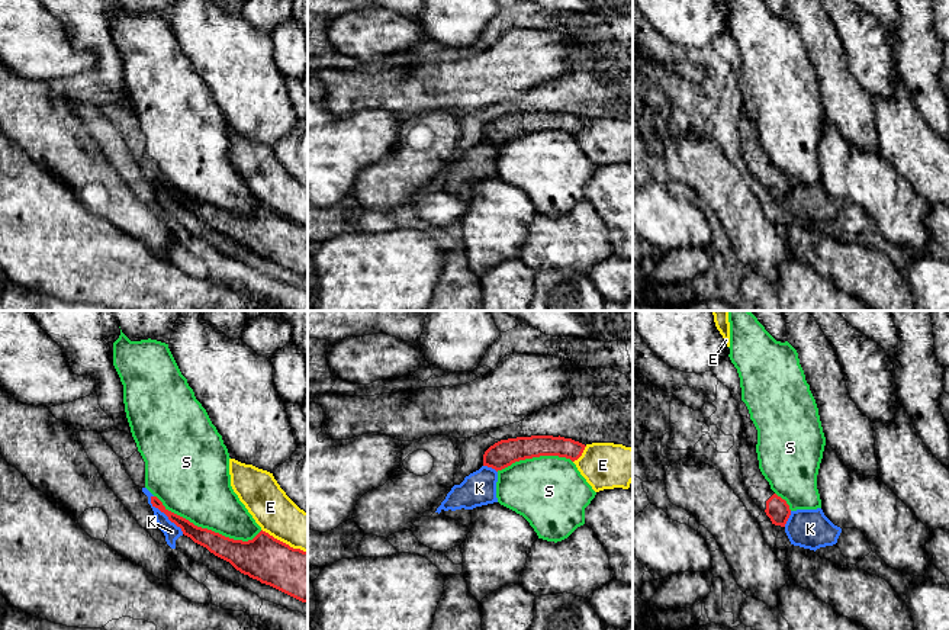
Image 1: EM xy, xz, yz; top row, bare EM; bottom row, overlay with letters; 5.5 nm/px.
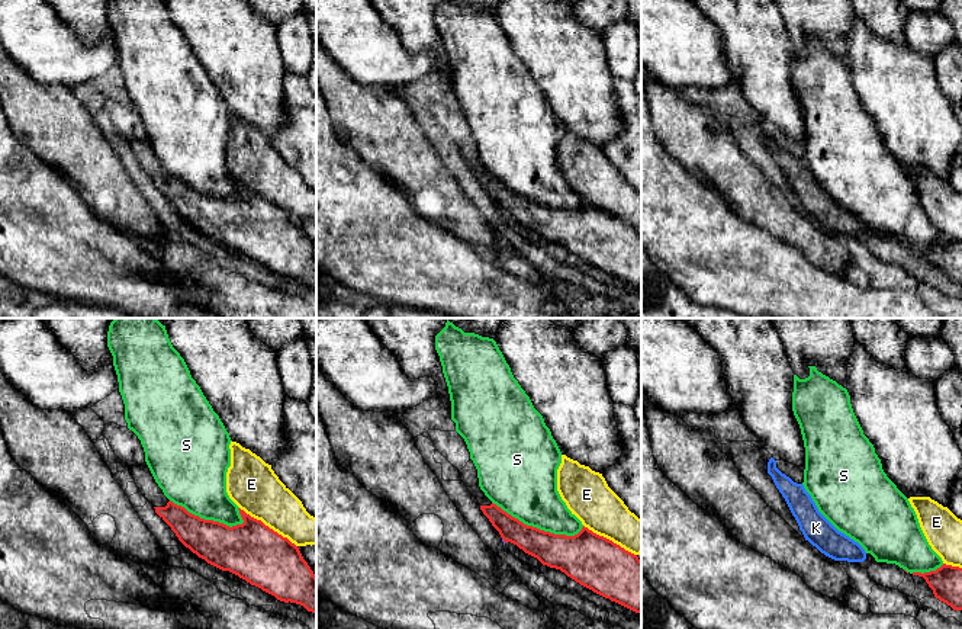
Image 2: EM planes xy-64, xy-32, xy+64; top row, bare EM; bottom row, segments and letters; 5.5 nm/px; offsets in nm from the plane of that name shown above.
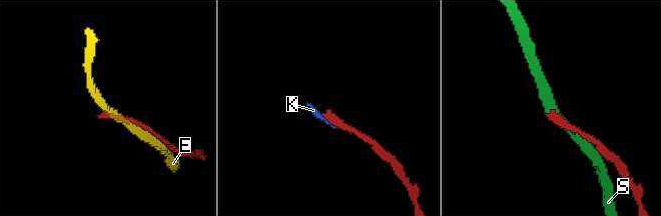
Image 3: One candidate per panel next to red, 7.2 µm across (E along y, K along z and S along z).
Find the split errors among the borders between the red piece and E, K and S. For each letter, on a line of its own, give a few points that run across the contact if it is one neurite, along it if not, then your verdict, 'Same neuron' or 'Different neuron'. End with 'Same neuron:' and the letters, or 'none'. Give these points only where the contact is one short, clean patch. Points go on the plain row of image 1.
E: Different neuron
K: Line: xy (151, 170), (151, 177), (183, 208). Different neuron
S: Different neuron
Same neuron: none

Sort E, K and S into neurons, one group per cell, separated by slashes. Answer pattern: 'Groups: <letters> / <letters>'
Groups: E / K / S

